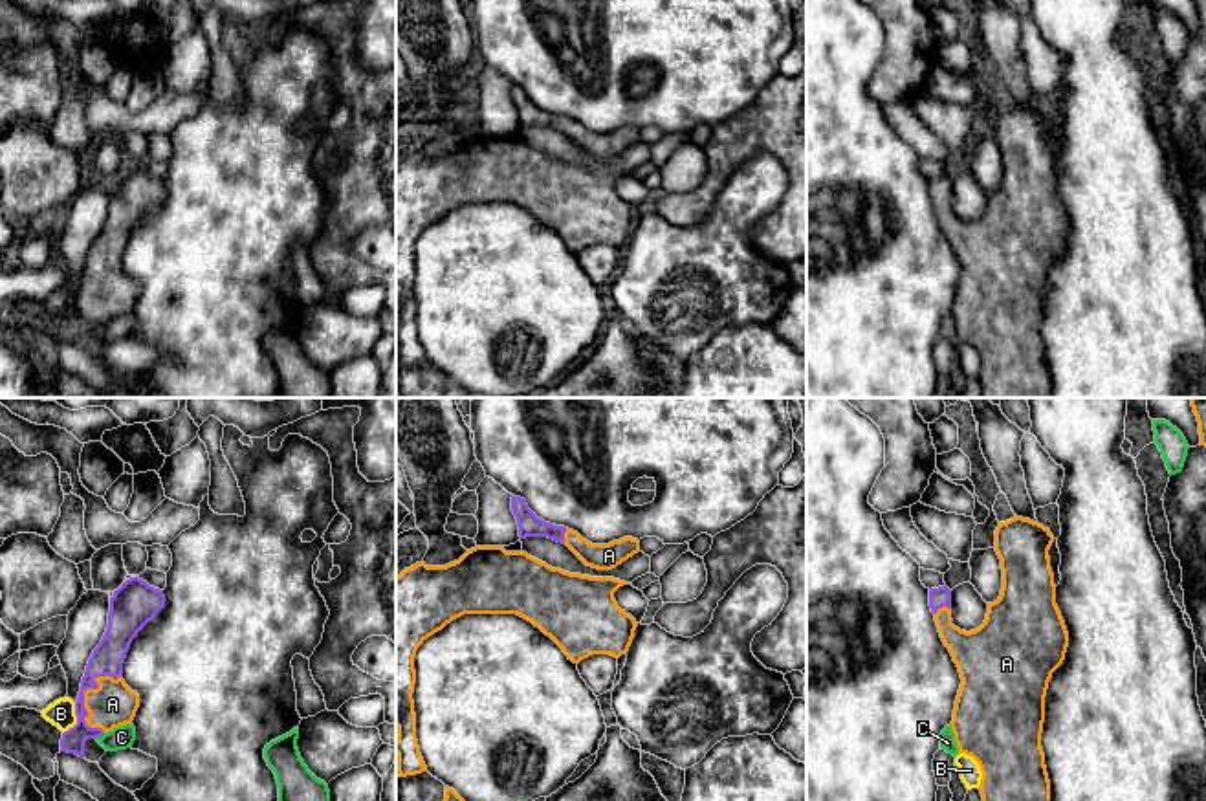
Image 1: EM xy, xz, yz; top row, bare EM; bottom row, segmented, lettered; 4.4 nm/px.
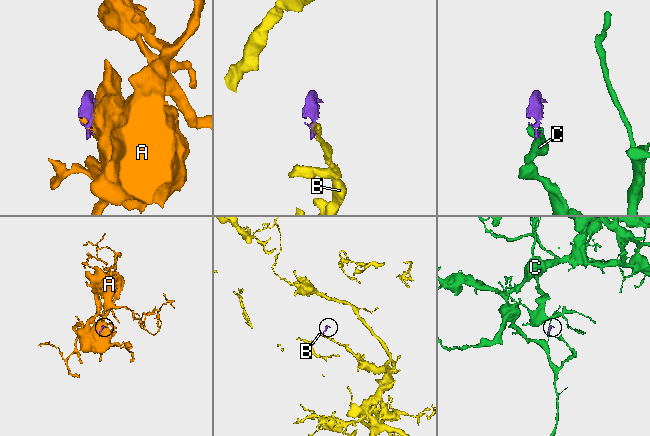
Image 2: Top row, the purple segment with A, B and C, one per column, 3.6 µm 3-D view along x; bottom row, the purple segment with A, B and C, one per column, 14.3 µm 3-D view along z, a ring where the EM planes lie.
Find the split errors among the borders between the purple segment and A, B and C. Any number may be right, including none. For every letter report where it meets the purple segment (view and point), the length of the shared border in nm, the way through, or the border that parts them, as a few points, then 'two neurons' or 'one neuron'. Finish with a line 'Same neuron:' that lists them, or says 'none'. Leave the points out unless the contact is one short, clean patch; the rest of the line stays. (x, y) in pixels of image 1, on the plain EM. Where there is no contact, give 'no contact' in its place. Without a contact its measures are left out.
A: meets purple in xy at (83, 283); contact 280 nm long; one neuron
B: meets purple in xy at (77, 308); contact 160 nm long; border along xy (76, 292), (76, 312), (63, 323); two neurons
C: meets purple in xy at (99, 325); contact 50 nm long; border along xy (105, 323), (96, 329); two neurons
Same neuron: A

